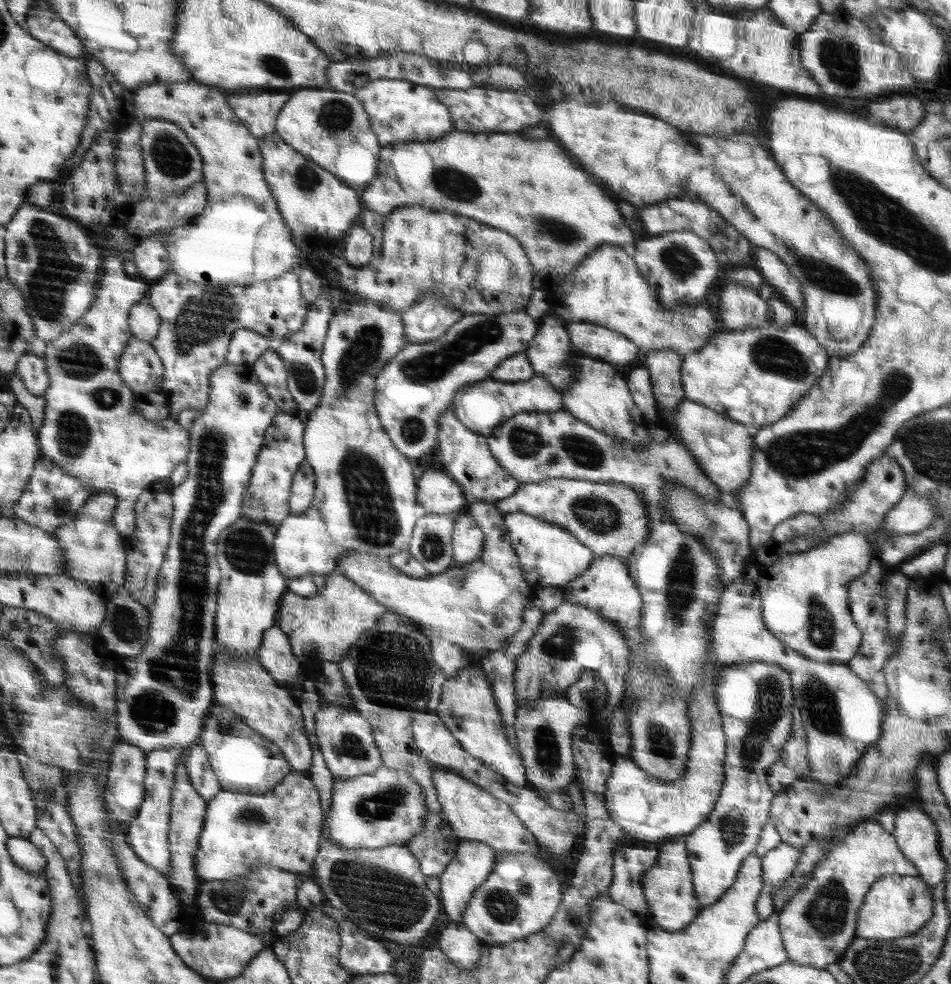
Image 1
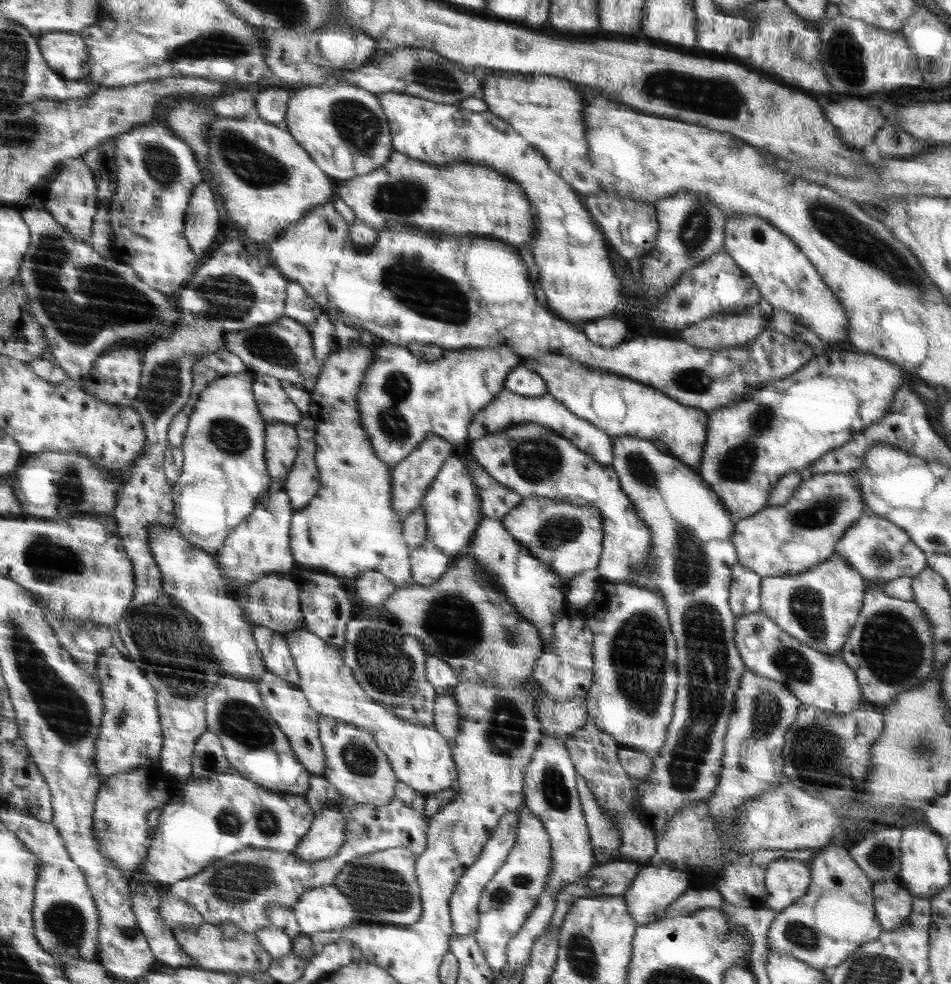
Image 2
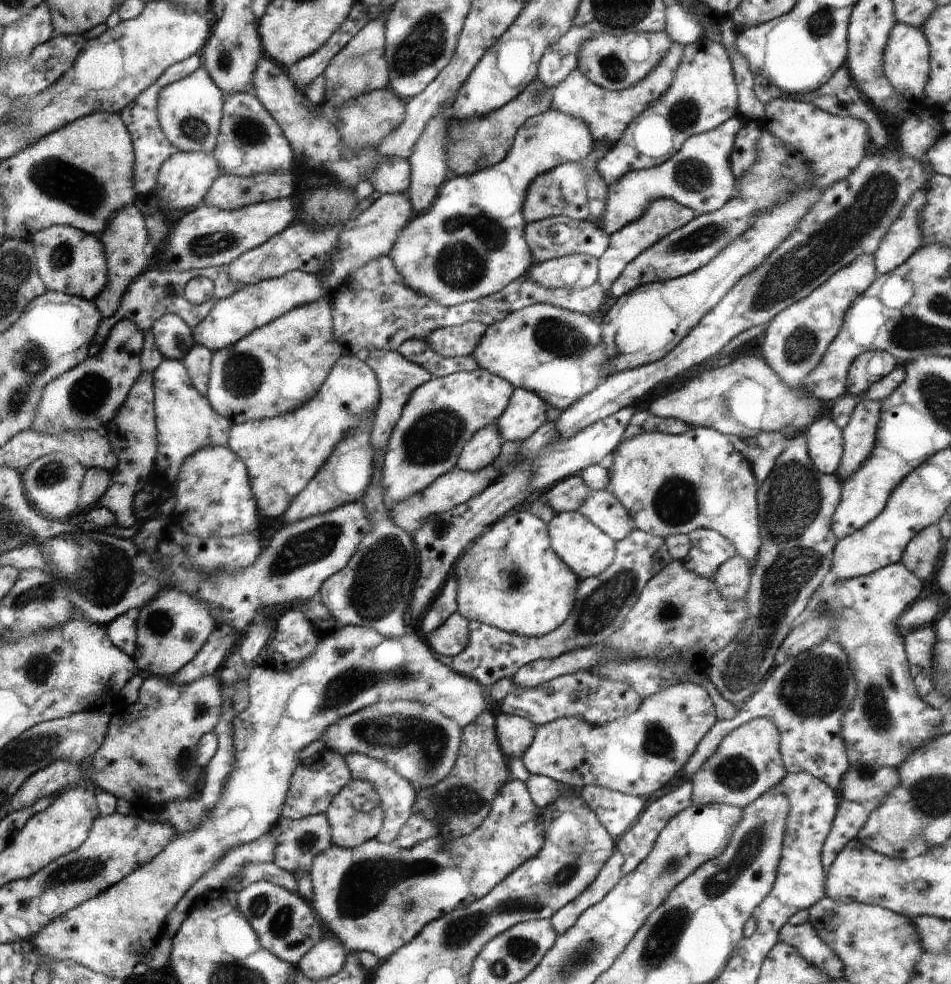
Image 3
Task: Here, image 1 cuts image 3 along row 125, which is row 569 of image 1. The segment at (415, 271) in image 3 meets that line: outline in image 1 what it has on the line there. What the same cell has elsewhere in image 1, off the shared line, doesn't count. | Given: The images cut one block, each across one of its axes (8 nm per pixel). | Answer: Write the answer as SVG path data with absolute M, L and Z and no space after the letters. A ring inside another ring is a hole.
M510 512L504 516L507 532L510 534L512 546L524 570L524 578L532 590L542 587L561 587L580 576L594 561L595 552L588 545L580 542L568 529L544 521L535 515Z

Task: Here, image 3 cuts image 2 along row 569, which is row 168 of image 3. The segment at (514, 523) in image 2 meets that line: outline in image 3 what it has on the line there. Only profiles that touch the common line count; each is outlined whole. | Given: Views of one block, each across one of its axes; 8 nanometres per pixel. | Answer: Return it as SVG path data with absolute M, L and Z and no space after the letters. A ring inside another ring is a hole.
M600 142L594 144L592 154L588 154L588 158L578 162L562 162L550 172L541 174L540 178L536 177L536 182L532 182L532 190L528 190L528 202L524 202L524 218L528 218L528 222L543 221L555 216L568 216L579 221L590 220L590 200L587 198L588 172L594 170L600 158L606 155L606 148Z

